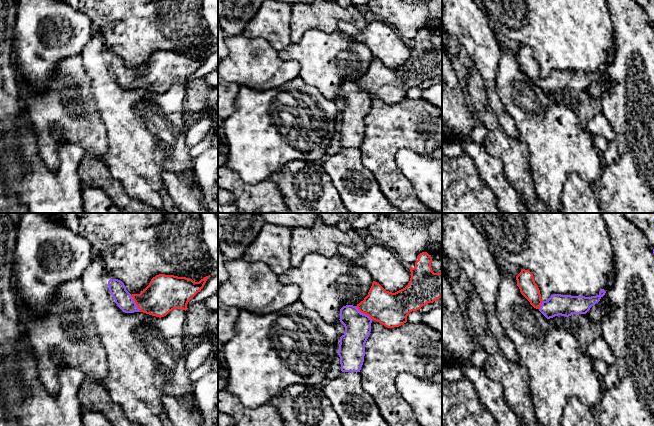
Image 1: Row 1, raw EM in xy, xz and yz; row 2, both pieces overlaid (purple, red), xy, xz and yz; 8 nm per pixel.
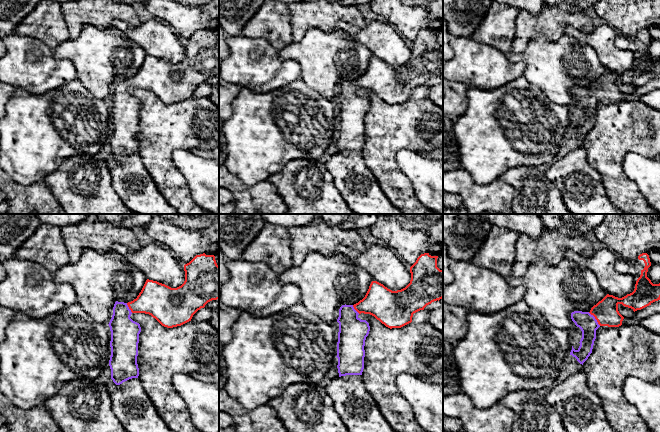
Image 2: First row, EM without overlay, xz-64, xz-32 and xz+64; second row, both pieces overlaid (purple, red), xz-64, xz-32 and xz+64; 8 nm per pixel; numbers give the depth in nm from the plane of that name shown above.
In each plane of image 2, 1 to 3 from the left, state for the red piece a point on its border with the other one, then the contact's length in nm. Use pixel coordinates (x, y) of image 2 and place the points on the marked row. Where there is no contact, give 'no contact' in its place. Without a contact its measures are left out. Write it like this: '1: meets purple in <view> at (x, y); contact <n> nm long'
1: meets purple in xz-64 at (128, 308); contact 90 nm long
2: meets purple in xz-32 at (354, 309); contact 90 nm long
3: meets purple in xz+64 at (594, 318); contact 150 nm long

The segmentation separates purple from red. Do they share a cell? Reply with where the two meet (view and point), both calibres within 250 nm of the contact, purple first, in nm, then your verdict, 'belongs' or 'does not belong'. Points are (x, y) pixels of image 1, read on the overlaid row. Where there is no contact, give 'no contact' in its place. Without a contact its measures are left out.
meets purple in xz at (362, 313); 220 nm thick on the purple side, 280 nm on the other; belongs

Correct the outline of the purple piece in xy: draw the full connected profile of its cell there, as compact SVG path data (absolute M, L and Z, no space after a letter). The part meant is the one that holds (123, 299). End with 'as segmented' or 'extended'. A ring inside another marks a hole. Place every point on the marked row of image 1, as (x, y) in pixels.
M159 274L140 294L132 295L118 279L110 279L108 286L115 303L123 312L143 312L161 318L176 308L186 311L188 302L201 291L208 277L195 282L186 277Z | extended

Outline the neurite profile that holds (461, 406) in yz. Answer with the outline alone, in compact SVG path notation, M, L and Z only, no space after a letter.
M463 377L458 381L442 380L442 426L498 426L496 419L480 401L473 384Z

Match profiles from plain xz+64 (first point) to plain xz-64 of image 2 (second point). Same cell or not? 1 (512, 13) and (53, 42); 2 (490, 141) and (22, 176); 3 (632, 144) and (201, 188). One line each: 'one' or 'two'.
1: one
2: one
3: two

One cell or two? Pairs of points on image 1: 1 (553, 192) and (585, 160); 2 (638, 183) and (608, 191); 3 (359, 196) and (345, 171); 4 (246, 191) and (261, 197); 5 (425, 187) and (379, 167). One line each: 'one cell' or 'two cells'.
1: one cell
2: one cell
3: one cell
4: one cell
5: two cells

